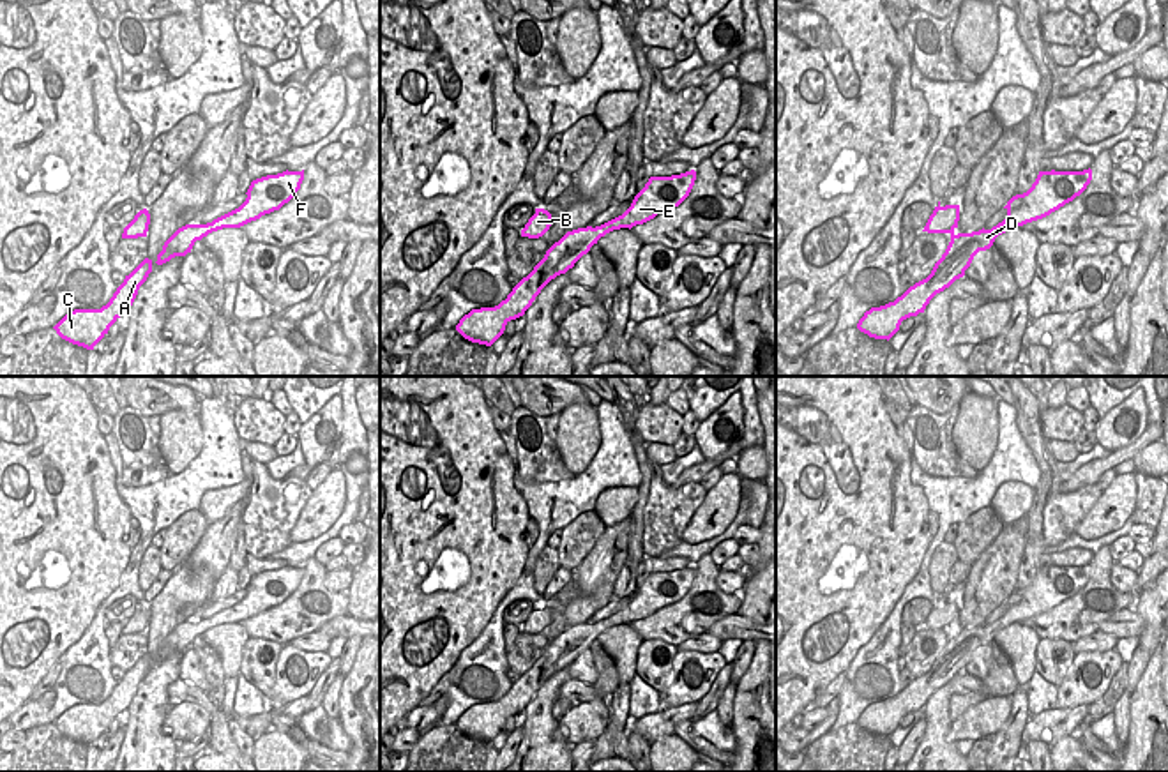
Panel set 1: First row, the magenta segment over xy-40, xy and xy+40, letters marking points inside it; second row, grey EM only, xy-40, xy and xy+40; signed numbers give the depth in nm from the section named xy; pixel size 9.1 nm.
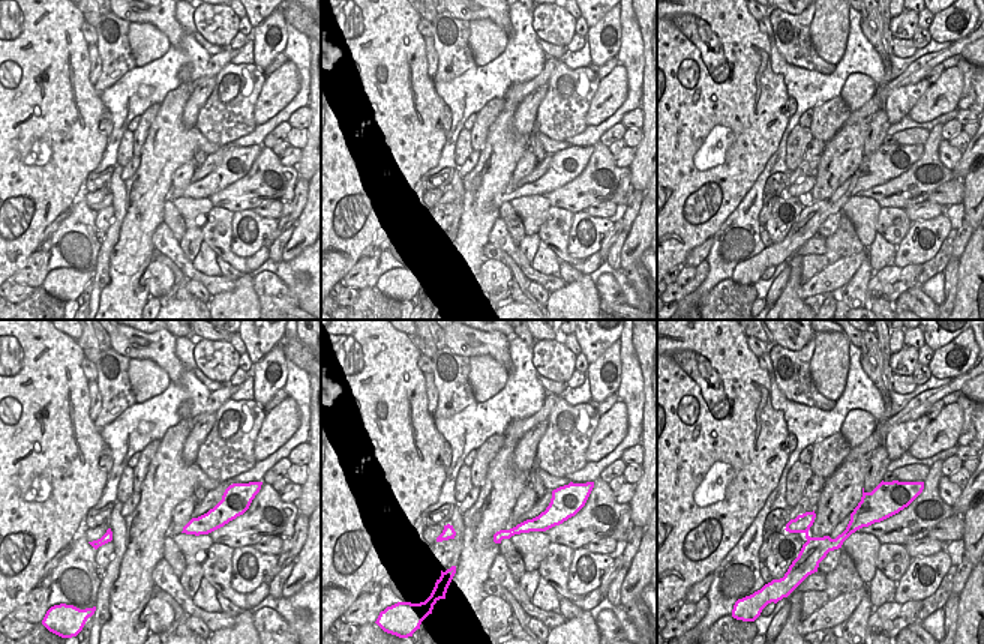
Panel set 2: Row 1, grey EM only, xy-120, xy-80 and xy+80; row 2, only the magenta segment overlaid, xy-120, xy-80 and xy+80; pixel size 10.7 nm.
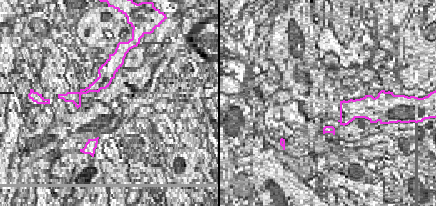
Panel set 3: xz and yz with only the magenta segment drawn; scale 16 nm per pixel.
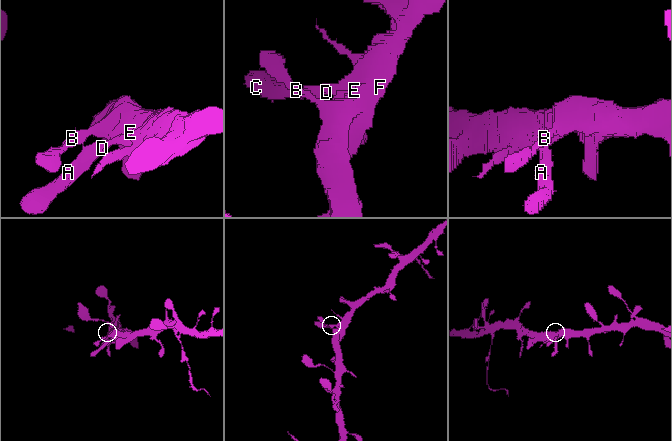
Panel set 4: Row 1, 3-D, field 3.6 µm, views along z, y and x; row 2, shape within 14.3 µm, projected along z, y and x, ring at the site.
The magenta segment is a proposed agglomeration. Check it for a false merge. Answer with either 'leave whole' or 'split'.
leave whole

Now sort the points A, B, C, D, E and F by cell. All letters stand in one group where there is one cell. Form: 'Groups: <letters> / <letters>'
Groups: A B C D E F.

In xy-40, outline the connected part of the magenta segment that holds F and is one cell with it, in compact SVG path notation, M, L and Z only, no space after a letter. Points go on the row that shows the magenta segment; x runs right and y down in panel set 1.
M286 170L277 175L267 175L253 180L246 193L247 198L239 208L207 224L186 224L178 228L164 242L163 251L157 254L155 263L163 265L175 256L186 256L187 253L191 253L196 240L201 240L212 231L223 228L240 228L251 221L260 219L265 214L279 210L284 203L288 203L297 194L302 180L304 180L304 170L302 171Z

